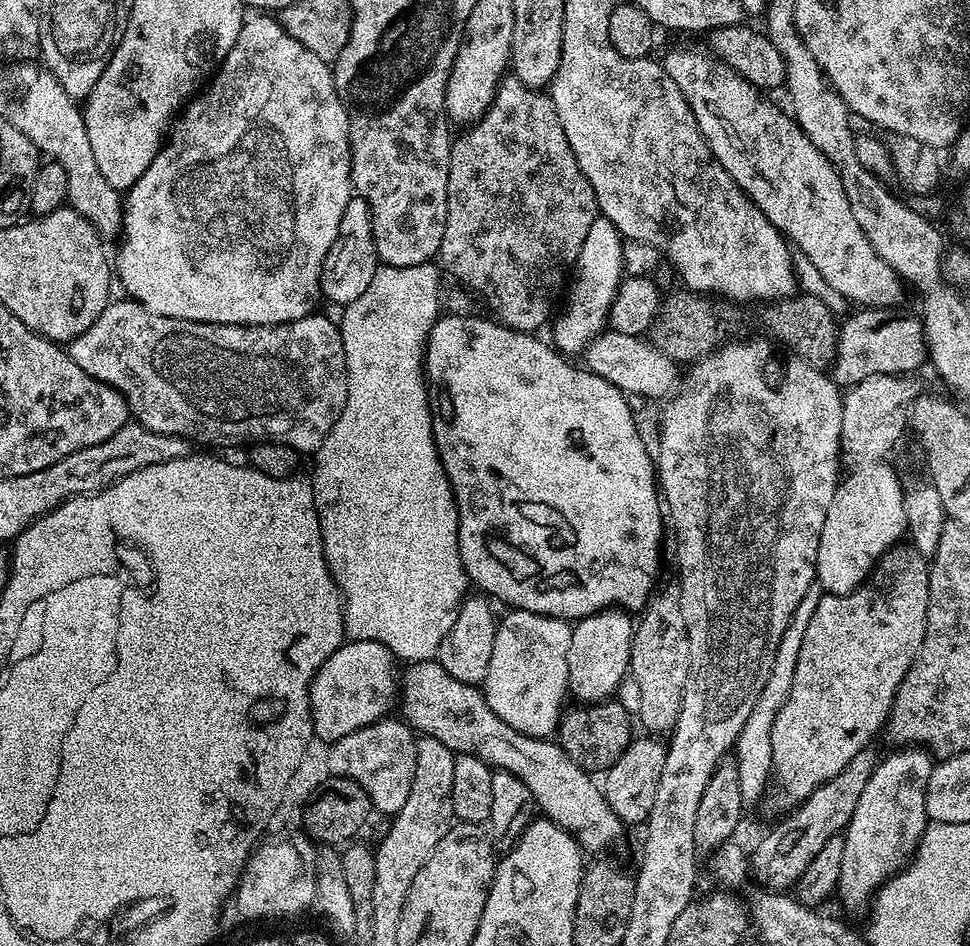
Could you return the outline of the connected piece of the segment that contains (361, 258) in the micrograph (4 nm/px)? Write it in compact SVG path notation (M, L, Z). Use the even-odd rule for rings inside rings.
M353 195L351 202L342 214L338 238L326 254L324 264L320 267L320 290L323 299L333 300L337 306L354 302L365 293L374 279L378 267L374 234L372 233L372 215L368 204L358 195Z

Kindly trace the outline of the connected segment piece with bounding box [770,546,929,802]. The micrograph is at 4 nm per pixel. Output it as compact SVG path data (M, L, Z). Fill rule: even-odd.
M911 546L891 548L886 554L882 554L882 558L878 561L876 567L872 569L867 580L859 588L837 596L831 594L821 595L818 606L814 606L814 614L810 614L810 626L806 626L806 630L802 634L802 650L798 650L798 666L794 666L794 682L790 686L790 694L778 710L778 718L774 718L774 726L770 730L774 784L777 784L784 791L785 798L792 800L791 802L805 800L810 794L814 794L814 790L818 790L818 786L830 782L830 778L834 778L834 774L838 774L842 770L842 766L846 766L846 762L850 762L850 758L854 758L854 754L858 754L862 749L869 747L873 743L872 739L879 732L881 735L882 729L887 725L888 715L892 709L898 686L902 682L902 678L906 678L910 666L920 653L920 647L926 634L928 566L929 561L922 554L918 554L916 548Z

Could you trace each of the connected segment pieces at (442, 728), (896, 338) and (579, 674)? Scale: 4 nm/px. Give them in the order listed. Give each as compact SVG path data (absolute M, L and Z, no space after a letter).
M435 659L409 663L403 669L398 704L401 709L404 707L402 716L408 727L415 730L420 736L438 738L438 742L442 742L442 746L446 746L452 752L473 756L486 762L488 767L493 770L509 772L522 778L522 782L526 782L526 786L530 786L530 794L534 794L537 809L547 819L553 820L559 828L565 828L585 853L607 853L604 852L607 848L614 847L623 838L626 825L616 817L614 810L610 810L601 785L597 781L596 784L592 781L595 779L580 768L578 762L574 762L570 758L570 754L566 754L562 745L555 739L527 736L514 730L514 726L506 726L506 722L502 722L494 714L494 710L490 710L483 691L479 687L467 685L466 682L458 682Z
M860 308L848 321L839 325L836 334L836 357L830 369L830 375L837 384L851 386L871 376L903 376L916 374L926 364L926 345L924 343L924 326L919 319L912 316L892 316L891 311L879 308Z
M619 607L604 608L572 624L568 655L568 690L585 705L615 697L616 687L629 675L630 646L634 620Z

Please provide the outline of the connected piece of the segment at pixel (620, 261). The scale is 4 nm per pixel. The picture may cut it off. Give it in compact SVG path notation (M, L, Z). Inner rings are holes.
M598 218L594 226L590 226L590 234L586 234L586 242L582 242L582 250L578 254L574 271L570 276L570 283L566 288L566 299L563 301L564 313L555 317L551 325L551 343L557 352L572 358L583 353L589 342L595 336L605 331L608 323L608 312L616 297L620 281L625 279L624 271L624 245L625 241L614 222Z

